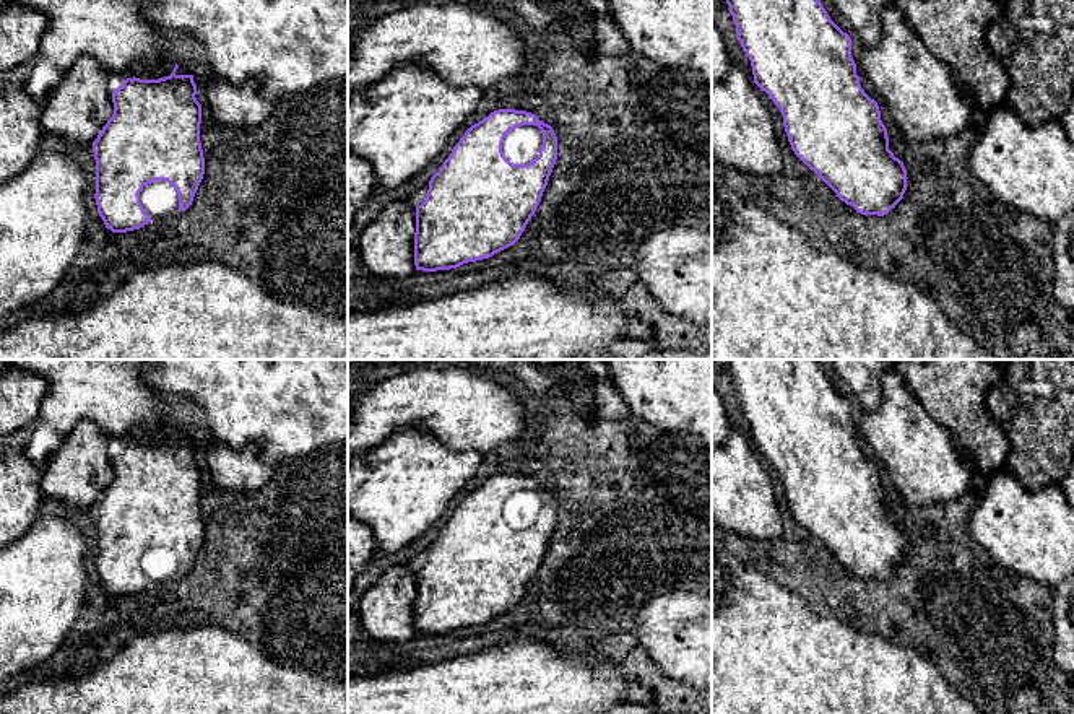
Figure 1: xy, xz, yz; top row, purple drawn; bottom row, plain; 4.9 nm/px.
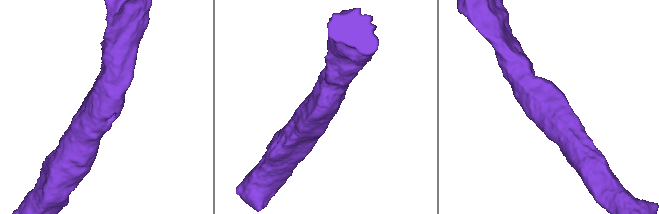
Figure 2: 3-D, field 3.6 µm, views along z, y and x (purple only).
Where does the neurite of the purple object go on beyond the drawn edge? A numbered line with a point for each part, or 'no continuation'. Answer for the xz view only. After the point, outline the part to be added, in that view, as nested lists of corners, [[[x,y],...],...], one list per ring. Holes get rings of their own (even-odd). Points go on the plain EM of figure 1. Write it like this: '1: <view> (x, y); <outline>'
1: xz (522, 509); [[[522,490],[505,499],[502,516],[512,529],[528,529],[539,520],[541,511],[541,494],[536,490]]]

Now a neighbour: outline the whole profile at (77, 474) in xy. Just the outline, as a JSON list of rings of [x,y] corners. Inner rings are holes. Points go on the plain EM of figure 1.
[[[84,420],[63,436],[63,442],[41,470],[44,498],[80,509],[93,509],[114,478],[110,438]]]

